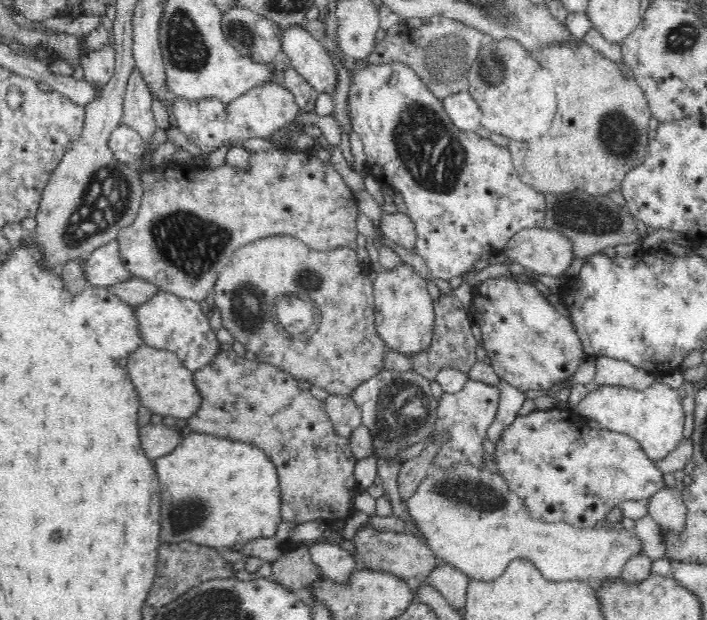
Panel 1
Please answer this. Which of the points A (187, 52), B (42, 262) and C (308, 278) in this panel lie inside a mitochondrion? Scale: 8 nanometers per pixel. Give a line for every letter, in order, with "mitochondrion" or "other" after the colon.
A: mitochondrion
B: other
C: mitochondrion

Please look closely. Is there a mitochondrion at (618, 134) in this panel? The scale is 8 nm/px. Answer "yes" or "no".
yes

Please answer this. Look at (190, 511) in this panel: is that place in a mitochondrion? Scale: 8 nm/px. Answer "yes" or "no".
yes

